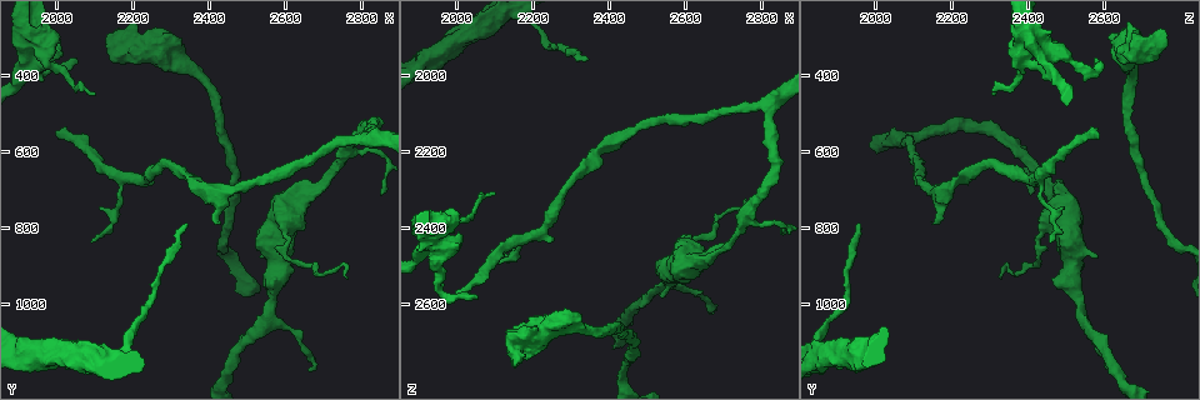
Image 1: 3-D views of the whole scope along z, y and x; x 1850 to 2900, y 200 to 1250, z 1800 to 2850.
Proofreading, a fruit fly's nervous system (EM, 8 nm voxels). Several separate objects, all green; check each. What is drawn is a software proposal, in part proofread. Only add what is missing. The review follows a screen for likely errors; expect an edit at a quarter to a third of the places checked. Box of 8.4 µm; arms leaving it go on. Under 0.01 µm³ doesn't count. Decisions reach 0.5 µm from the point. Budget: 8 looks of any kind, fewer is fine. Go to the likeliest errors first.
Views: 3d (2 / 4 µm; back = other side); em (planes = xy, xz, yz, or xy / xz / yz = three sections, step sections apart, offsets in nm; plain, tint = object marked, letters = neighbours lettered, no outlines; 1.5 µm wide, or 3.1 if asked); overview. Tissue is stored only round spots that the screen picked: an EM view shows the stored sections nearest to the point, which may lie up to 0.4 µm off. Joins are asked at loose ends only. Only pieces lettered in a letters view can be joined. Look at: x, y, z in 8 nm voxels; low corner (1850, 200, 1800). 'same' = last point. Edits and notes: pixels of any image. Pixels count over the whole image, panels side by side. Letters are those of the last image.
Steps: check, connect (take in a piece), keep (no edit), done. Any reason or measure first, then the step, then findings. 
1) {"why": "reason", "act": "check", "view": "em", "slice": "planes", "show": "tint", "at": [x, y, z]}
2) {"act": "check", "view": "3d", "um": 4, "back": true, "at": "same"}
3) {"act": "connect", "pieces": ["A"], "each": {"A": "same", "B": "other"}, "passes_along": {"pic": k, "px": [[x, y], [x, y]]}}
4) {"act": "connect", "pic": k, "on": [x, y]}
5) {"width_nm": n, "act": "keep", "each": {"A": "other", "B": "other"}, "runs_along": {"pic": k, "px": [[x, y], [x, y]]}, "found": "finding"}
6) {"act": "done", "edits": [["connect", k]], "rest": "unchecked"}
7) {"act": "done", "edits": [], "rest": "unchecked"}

{"why": "end of a long branch", "act": "check", "view": "em", "slice": "xy", "step": 4, "show": "letters", "at": [2340, 780, 1945]}

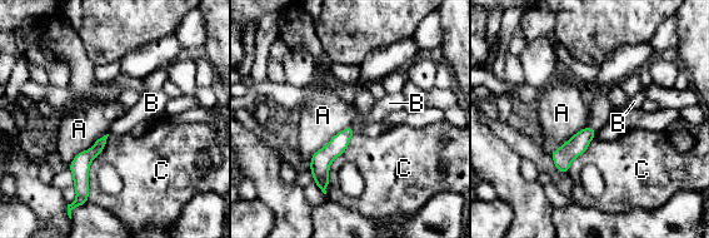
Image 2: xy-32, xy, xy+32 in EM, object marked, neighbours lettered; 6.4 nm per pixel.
{"why": "cut it another way", "act": "check", "view": "em", "slice": "planes", "show": "letters", "at": "same"}

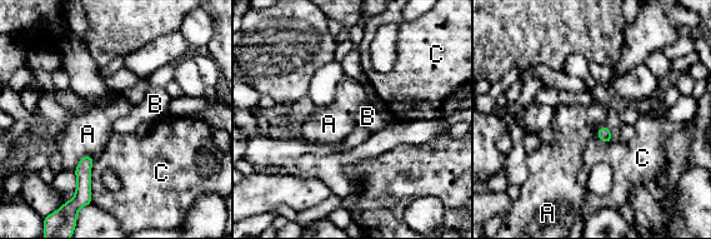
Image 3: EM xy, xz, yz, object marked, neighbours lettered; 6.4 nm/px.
{"longest_contact_nm": ["C", 280], "act": "keep", "each": {"A": "other", "B": "other", "C": "other"}, "border": {"pic": 3, "px": [[94, 159], [84, 157], [74, 170]]}, "found": "no lettered piece goes on from it"}

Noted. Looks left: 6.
{"why": "branch stops here", "act": "check", "view": "em", "slice": "xy", "step": 4, "show": "plain", "at": [2095, 450, 2310]}

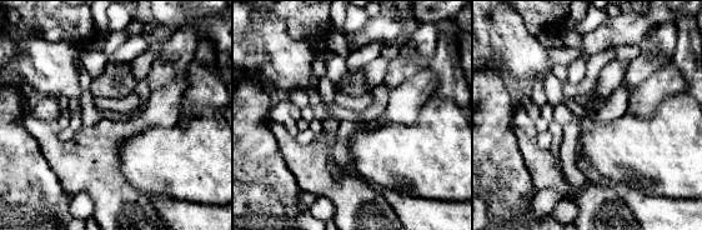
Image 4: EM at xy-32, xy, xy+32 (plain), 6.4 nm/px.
{"why": "with the object marked", "act": "check", "view": "em", "slice": "xy", "step": 4, "show": "tint", "at": "same"}

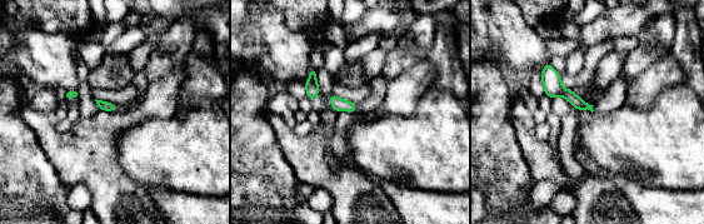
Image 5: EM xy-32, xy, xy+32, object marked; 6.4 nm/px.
{"act": "check", "view": "em", "slice": "xy", "step": 4, "show": "letters", "at": "same"}

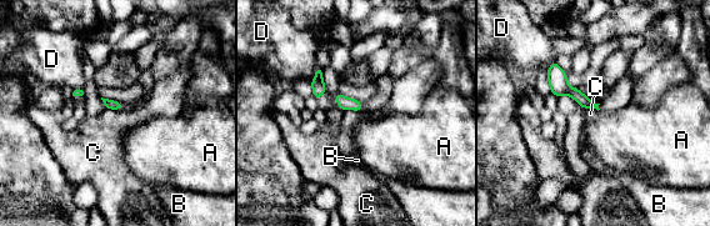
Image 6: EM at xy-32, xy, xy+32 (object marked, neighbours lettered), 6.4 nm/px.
{"act": "keep", "each": {"A": "other", "B": "other", "C": "other", "D": "other"}, "border": {"pic": 6, "px": [[361, 110], [341, 111]]}, "found": "none of them fits"}

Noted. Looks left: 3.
{"act": "check", "view": "3d", "um": 4, "at": [2660, 1175, 2625]}

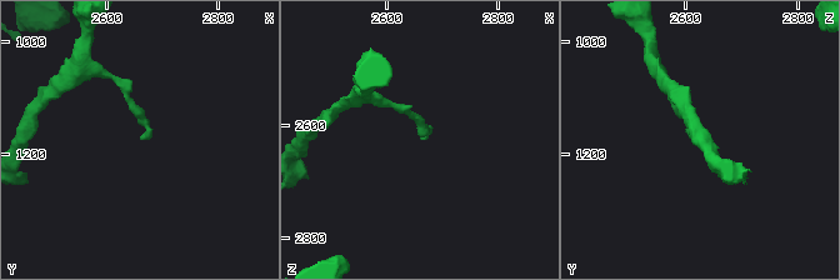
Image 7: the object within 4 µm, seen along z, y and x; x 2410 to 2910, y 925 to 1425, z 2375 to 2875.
{"why": "shape alone is not enough", "act": "check", "view": "em", "slice": "xz", "step": 4, "show": "letters", "at": [2665, 1175, 2625]}

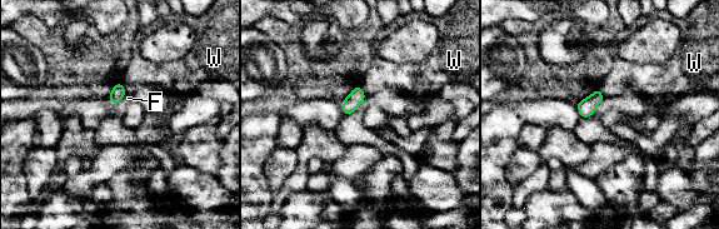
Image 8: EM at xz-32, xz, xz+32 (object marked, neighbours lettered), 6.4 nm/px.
{"act": "keep", "each": {"F": "other", "W": "other"}, "border": {"pic": 8, "px": [[126, 93], [118, 103]]}, "found": "no lettered piece goes on from it"}

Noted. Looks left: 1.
{"act": "done", "edits": [], "rest": "unchecked"}

